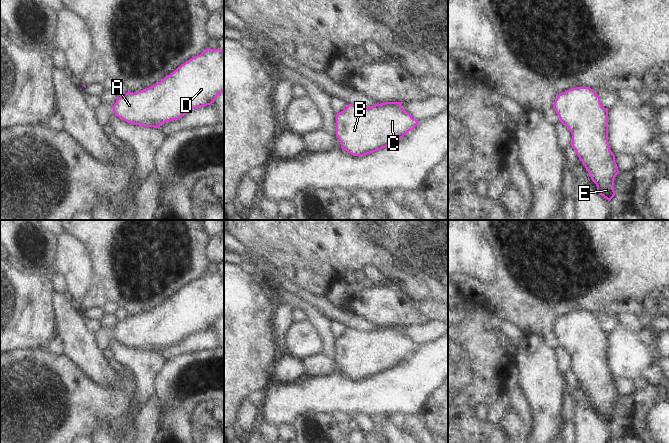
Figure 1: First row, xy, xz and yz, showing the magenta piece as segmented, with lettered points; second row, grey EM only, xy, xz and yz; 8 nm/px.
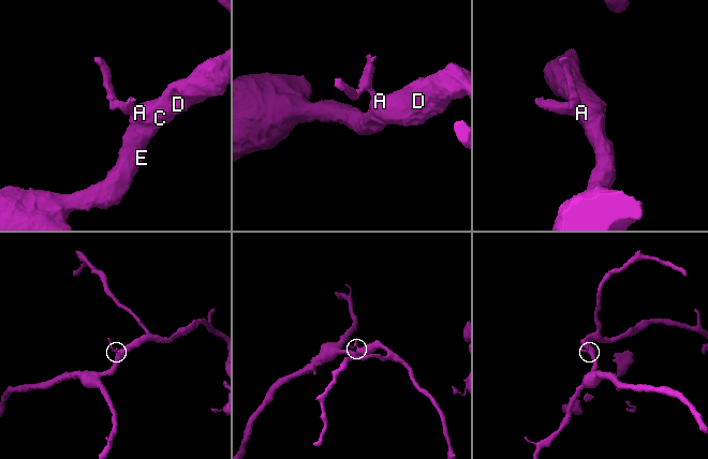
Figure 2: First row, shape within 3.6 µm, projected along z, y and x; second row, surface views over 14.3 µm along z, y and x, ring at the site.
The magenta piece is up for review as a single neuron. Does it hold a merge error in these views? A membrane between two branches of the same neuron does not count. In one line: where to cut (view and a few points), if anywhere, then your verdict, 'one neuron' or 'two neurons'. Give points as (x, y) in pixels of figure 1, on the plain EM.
no cut | one neuron

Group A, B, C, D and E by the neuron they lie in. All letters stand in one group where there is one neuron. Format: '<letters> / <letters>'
A B C D E

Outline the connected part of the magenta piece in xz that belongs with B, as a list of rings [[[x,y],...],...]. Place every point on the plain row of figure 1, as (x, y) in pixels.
[[[377,327],[369,332],[348,328],[343,335],[336,338],[336,360],[341,372],[354,380],[364,380],[398,366],[418,349],[418,344],[401,331],[402,327]]]

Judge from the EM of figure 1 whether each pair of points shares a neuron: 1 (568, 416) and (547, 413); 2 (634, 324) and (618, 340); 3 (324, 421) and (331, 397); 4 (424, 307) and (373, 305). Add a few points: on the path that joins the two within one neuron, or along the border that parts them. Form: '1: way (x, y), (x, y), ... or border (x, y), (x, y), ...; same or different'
1: border (566, 392), (562, 417), (563, 423); different
2: border (620, 324), (637, 333); different
3: border (303, 413), (316, 411), (328, 412), (333, 415); different
4: border (413, 300), (416, 307), (430, 319); different

